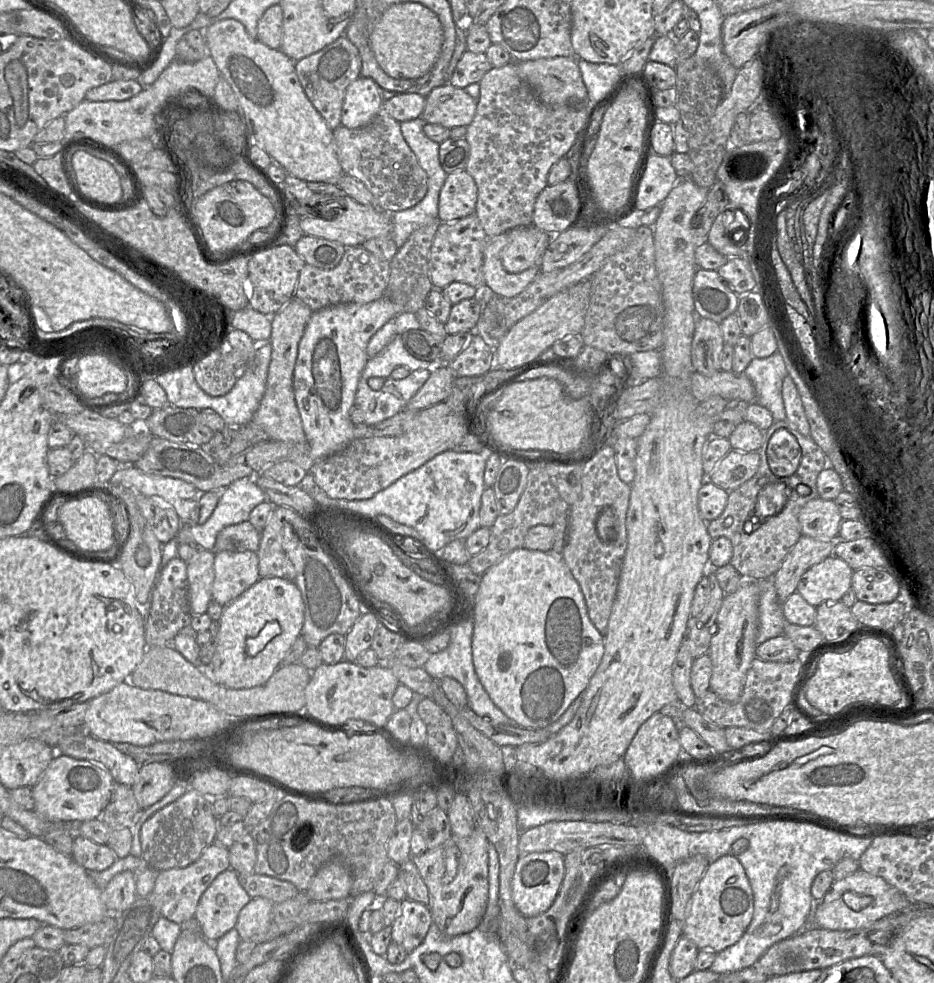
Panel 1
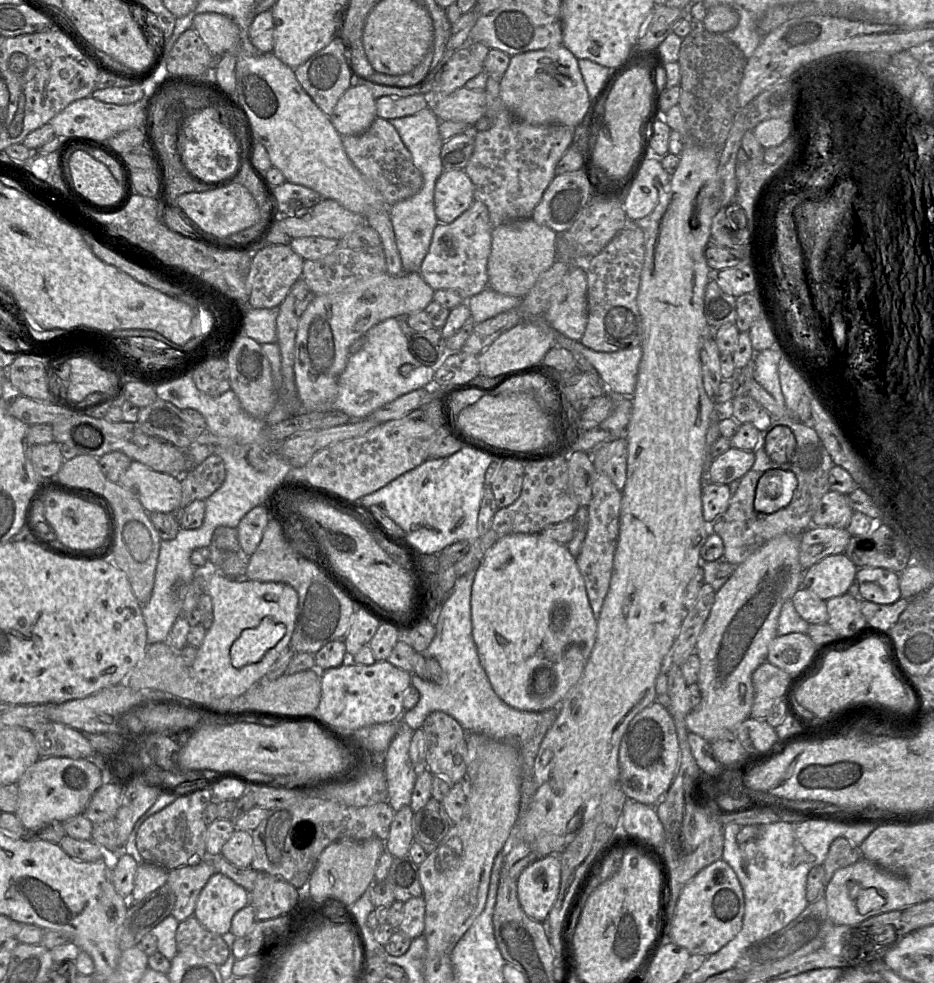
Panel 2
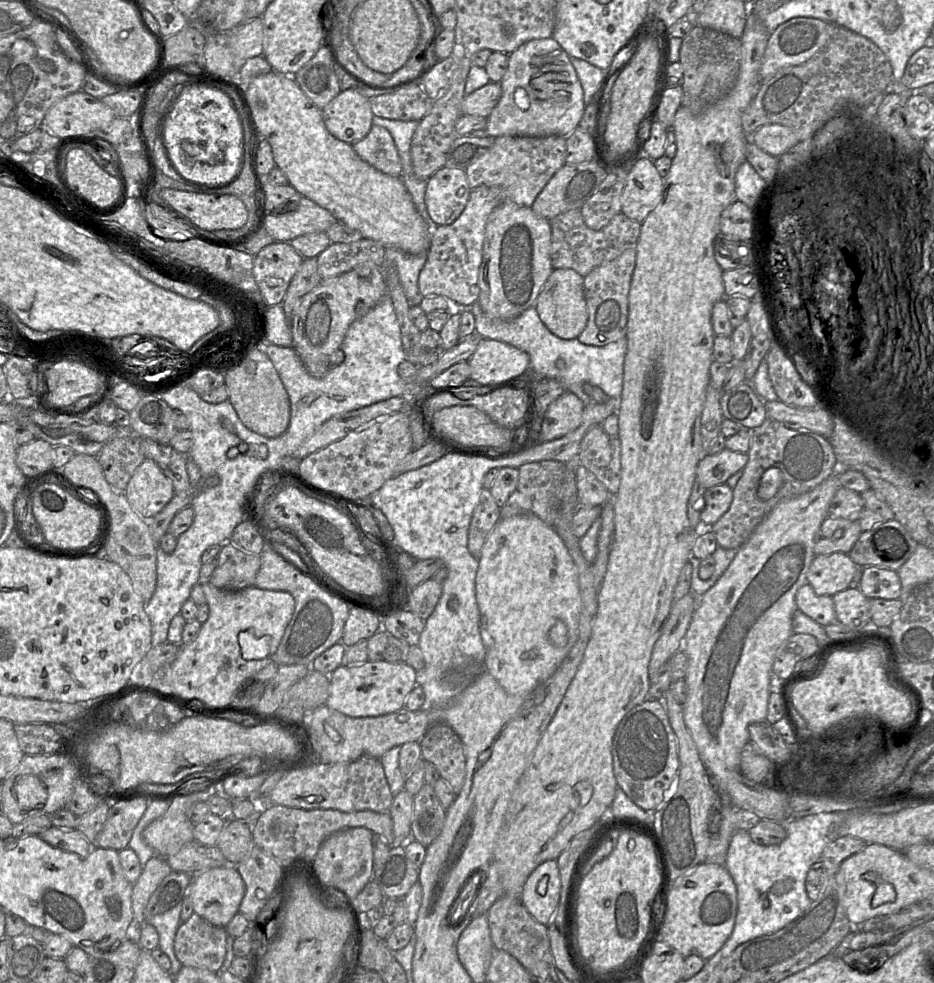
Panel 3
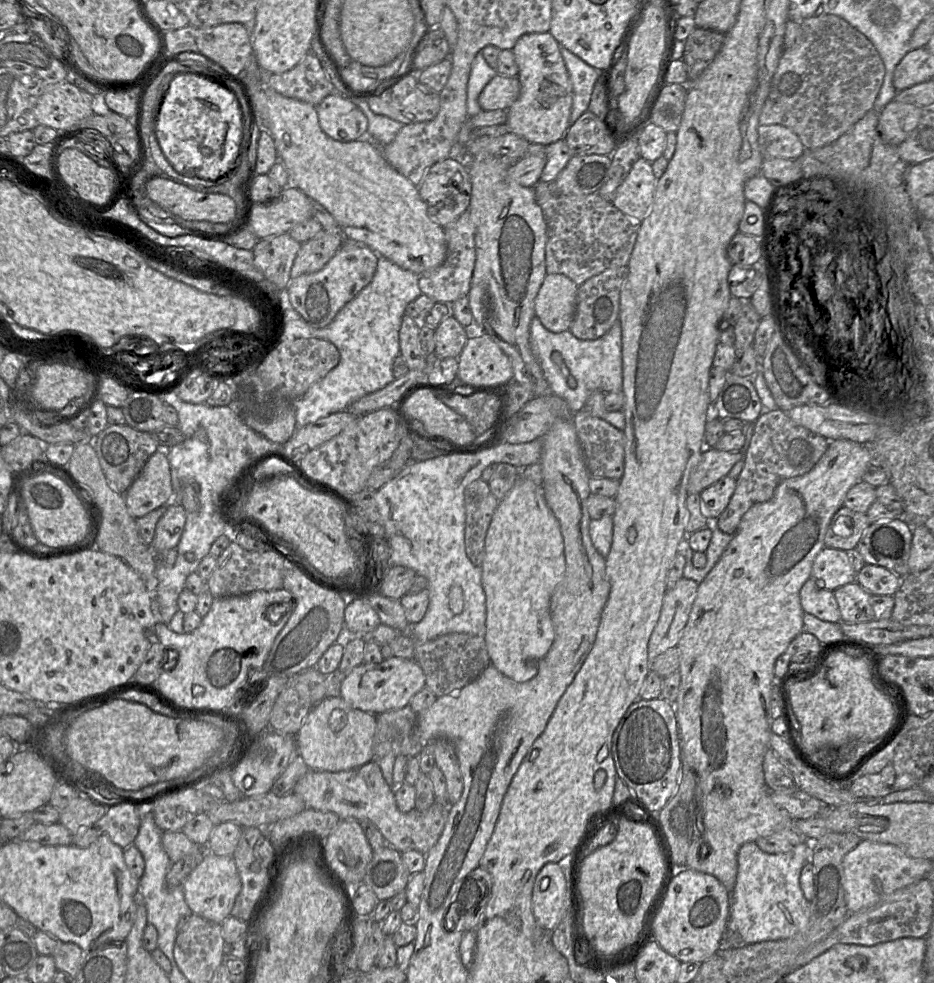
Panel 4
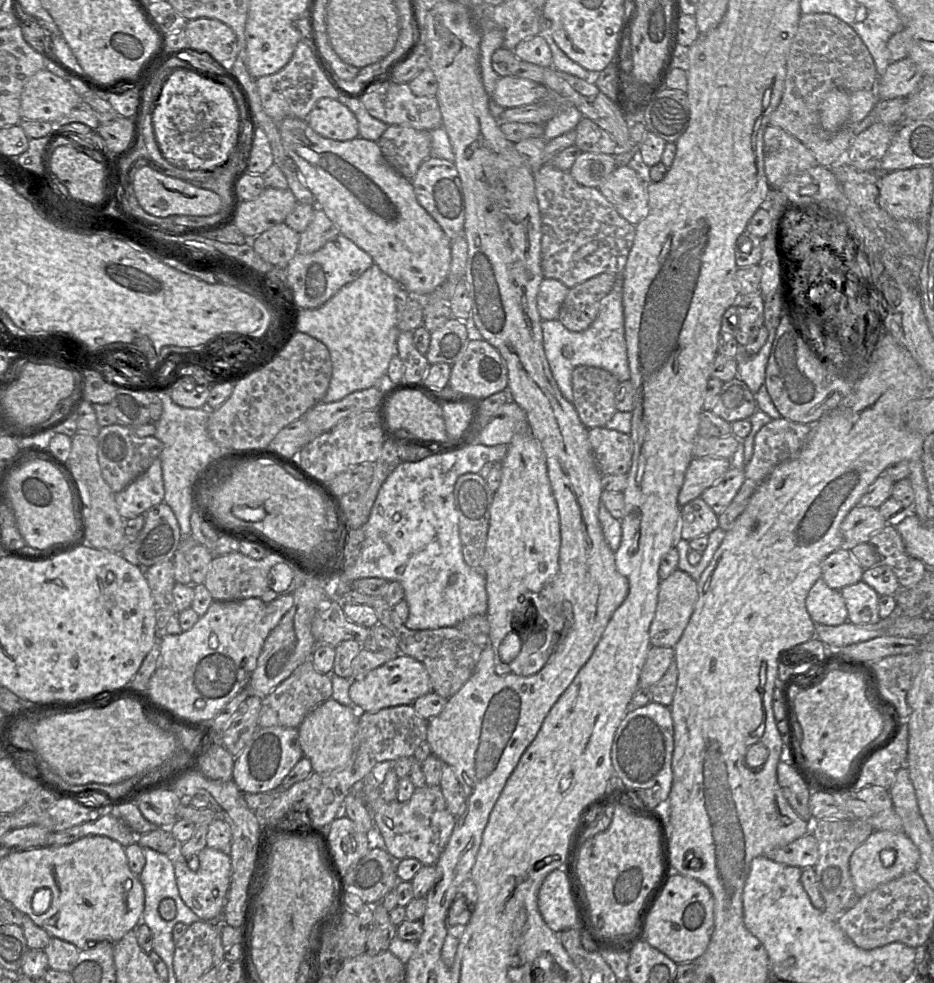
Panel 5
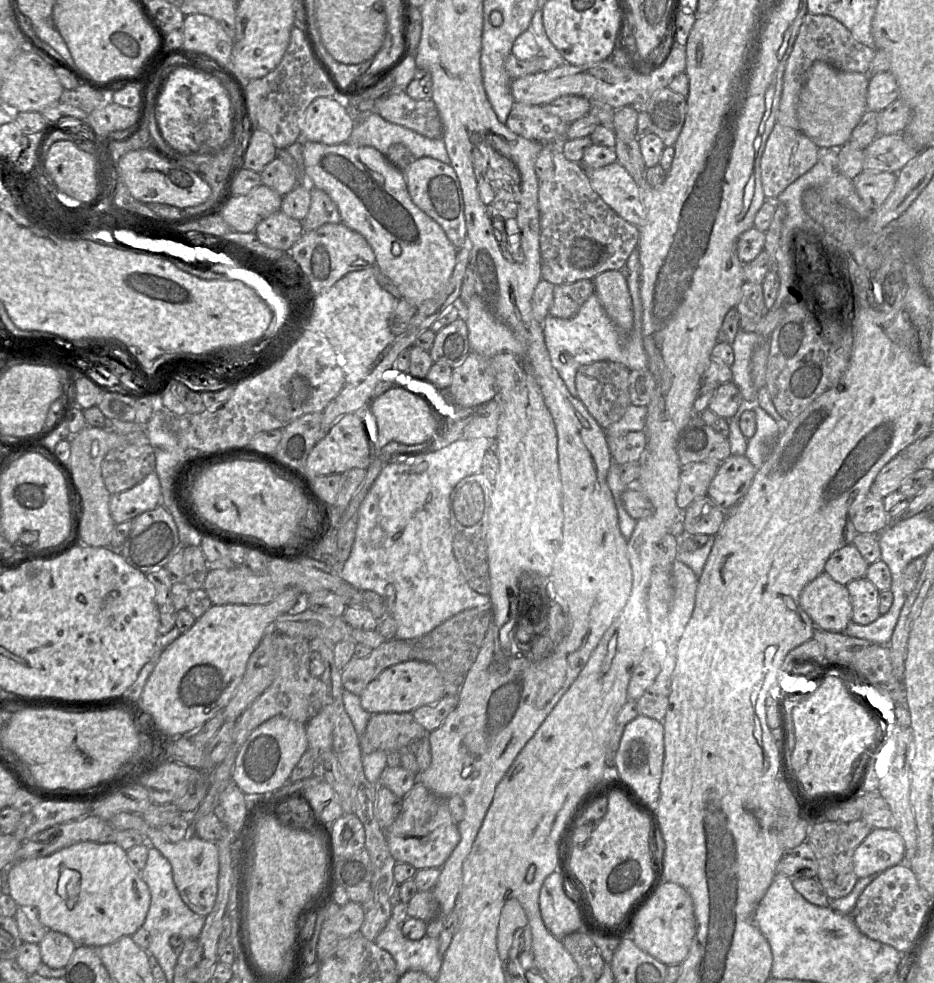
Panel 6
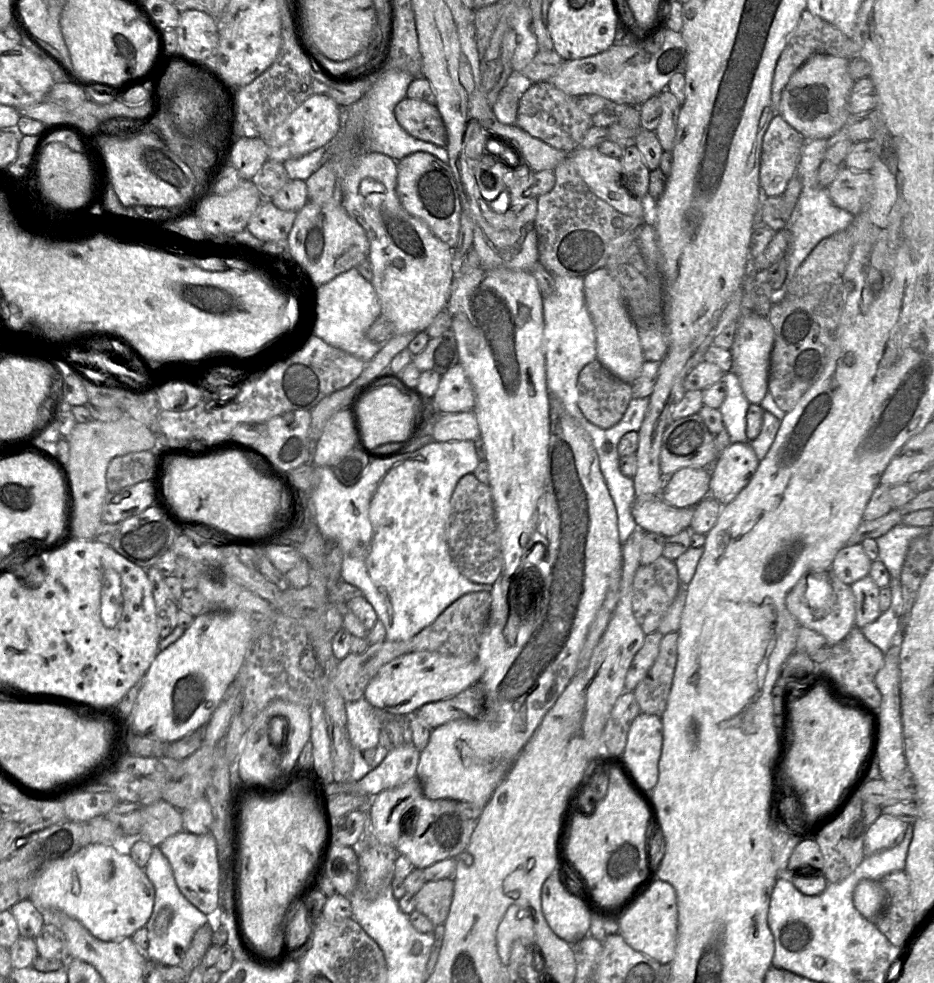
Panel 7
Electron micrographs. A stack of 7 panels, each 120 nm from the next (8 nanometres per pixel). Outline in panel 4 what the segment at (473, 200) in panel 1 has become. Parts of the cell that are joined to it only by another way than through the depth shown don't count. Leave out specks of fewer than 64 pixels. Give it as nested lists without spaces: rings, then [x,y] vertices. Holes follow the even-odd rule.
[[[446,158],[432,165],[418,185],[419,195],[427,205],[429,216],[441,227],[446,227],[465,212],[469,206],[472,185],[467,163]]]

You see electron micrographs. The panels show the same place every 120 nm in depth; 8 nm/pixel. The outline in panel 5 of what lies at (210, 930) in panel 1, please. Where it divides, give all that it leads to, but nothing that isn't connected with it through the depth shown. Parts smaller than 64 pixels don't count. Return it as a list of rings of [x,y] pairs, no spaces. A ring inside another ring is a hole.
[[[178,841],[166,853],[174,866],[176,884],[181,899],[203,921],[221,917],[231,882],[231,859],[229,854],[221,850],[205,847],[197,855],[198,869],[192,870],[181,853],[182,844]]]

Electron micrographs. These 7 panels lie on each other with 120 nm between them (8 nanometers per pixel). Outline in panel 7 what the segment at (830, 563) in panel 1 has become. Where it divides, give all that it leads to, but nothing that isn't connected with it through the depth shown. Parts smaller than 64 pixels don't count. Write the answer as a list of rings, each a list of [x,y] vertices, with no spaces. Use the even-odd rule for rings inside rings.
[[[861,544],[846,545],[834,557],[832,573],[843,583],[852,585],[869,575],[872,561]]]

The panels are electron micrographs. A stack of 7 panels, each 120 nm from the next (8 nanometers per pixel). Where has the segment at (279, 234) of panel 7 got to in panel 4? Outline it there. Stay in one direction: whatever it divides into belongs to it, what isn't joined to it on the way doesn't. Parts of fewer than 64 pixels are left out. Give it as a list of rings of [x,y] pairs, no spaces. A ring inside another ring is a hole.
[[[289,233],[260,239],[252,250],[255,266],[277,288],[286,290],[300,248]]]

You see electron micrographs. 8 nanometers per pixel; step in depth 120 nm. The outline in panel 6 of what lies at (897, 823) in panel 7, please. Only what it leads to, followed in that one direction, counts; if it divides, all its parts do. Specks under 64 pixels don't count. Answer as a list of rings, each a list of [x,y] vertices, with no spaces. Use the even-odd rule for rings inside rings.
[[[874,828],[856,848],[854,872],[859,878],[879,875],[904,861],[905,845],[902,836],[892,828]]]

